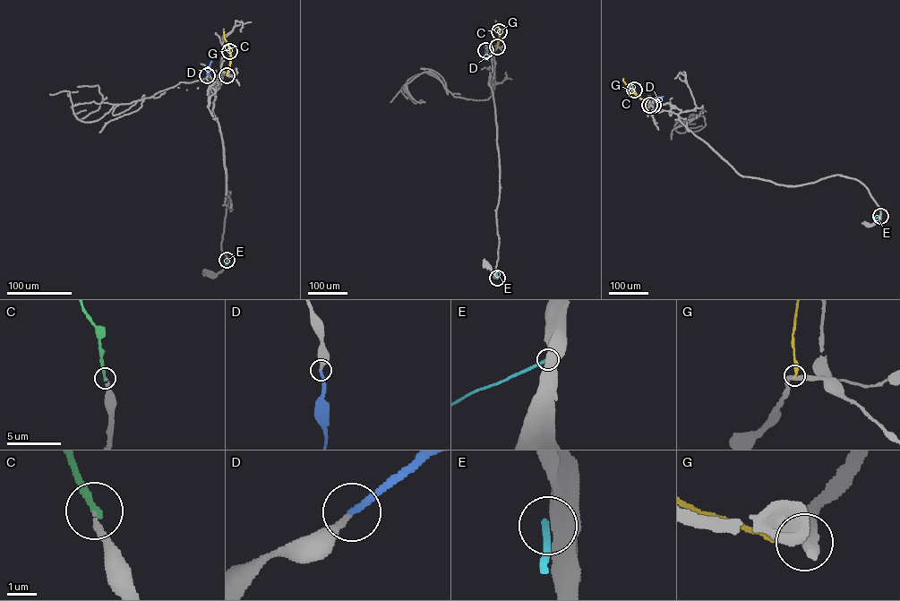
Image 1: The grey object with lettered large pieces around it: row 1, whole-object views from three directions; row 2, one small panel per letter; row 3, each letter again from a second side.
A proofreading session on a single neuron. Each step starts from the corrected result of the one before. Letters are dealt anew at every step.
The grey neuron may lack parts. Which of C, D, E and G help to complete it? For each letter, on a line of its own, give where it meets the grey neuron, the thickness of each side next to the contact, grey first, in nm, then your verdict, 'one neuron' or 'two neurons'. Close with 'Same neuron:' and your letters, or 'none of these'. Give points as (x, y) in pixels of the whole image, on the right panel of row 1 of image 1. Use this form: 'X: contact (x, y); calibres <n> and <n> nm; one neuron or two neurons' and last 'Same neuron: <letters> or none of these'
C: contact (634, 90); calibres 190 and 260 nm; two neurons
D: contact (653, 105); calibres 280 and 240 nm; one neuron
E: contact (880, 216); calibres 750 and 280 nm; two neurons
G: contact (649, 105); calibres 440 and 320 nm; two neurons
Same neuron: D

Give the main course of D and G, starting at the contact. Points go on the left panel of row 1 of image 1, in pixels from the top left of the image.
D: (207, 75), (211, 61)
G: (227, 75), (231, 55), (224, 31)

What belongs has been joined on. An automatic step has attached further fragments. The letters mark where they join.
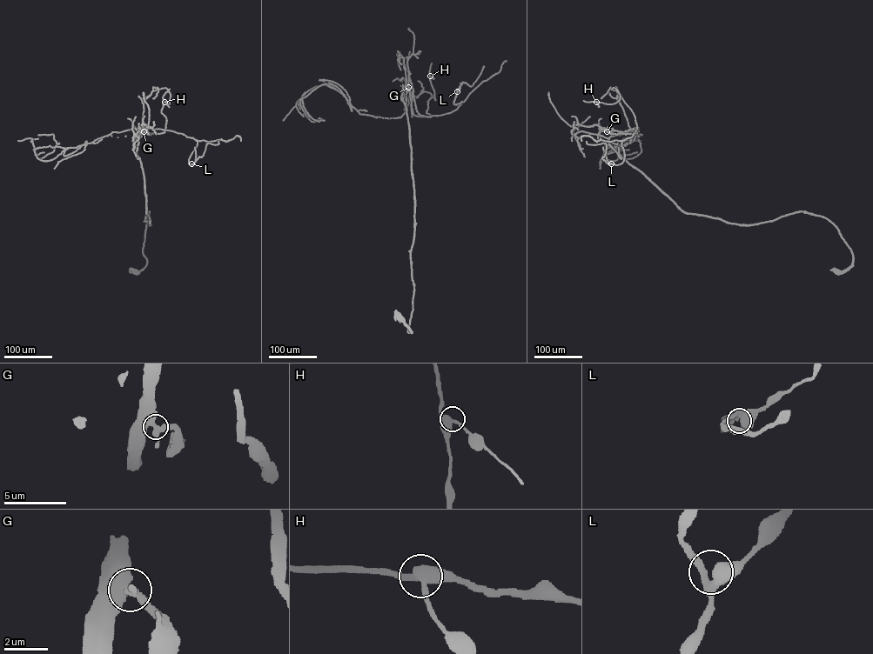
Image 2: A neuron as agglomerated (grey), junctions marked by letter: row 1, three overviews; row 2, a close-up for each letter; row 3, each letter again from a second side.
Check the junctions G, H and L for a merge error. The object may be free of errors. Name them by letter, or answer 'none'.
none

